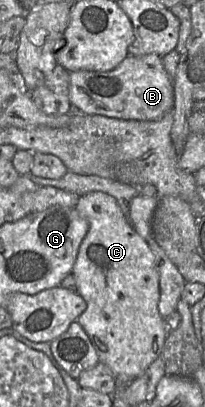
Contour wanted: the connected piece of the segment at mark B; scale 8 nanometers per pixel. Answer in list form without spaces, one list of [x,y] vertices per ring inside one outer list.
[[[129,54],[118,67],[110,71],[70,72],[69,99],[73,108],[87,115],[157,121],[173,110],[174,81],[165,70],[162,57],[156,54]]]

